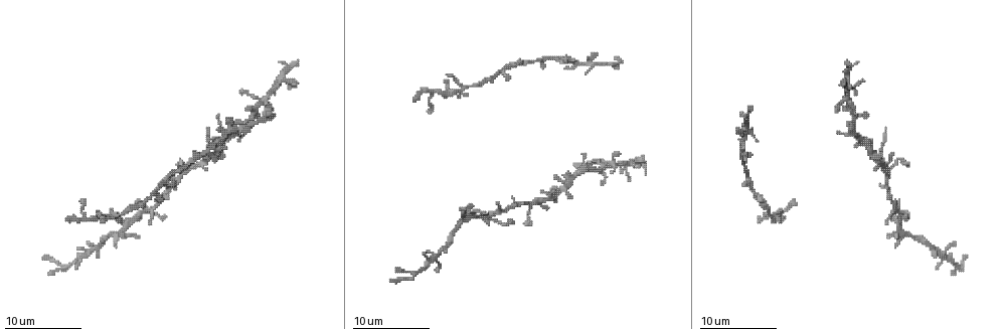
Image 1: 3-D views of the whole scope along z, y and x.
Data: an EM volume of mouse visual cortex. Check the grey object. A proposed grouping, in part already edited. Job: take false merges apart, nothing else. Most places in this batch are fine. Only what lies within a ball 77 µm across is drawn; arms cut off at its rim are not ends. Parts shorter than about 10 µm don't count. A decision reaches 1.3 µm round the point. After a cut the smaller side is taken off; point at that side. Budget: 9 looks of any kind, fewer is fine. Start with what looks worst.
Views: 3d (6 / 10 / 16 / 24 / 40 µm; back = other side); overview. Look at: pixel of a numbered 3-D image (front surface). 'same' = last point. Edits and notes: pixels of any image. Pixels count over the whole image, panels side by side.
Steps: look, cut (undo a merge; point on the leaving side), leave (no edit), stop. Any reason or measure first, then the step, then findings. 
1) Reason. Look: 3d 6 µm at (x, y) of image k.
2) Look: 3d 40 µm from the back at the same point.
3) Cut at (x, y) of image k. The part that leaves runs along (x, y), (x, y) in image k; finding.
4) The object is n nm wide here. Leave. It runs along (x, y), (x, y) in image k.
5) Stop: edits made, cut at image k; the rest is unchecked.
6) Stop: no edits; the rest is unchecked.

Look: 3d 16 µm at (464, 86) of image 1.

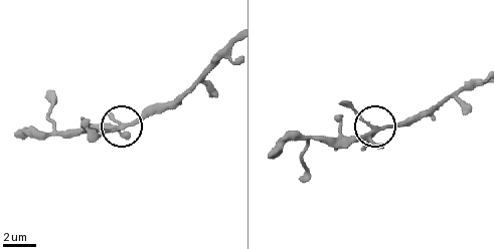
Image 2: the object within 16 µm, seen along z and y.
The object is 250 nm wide here. Leave. One cell here.

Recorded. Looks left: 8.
Thick turns thin. Look: 3d 10 µm at (753, 188) of image 1.

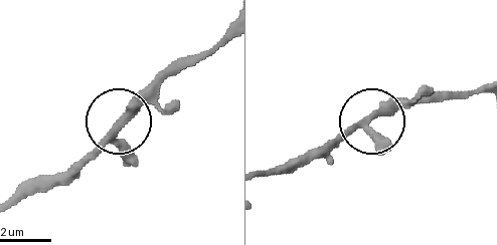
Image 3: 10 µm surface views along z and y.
The object is 250 nm wide here. Leave. Continuous, no second cell.

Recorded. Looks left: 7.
Thin neck. Look: 3d 10 µm at (534, 60) of image 1.

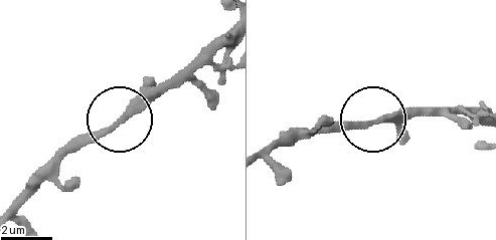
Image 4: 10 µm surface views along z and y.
Look: 3d 6 µm at (373, 121) of image 4.

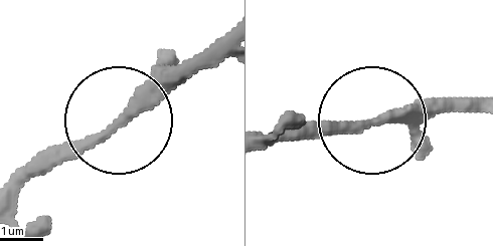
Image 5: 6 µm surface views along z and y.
The object is 240 nm wide here. Leave. All the same cell.

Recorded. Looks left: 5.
A fork. Look: 3d 10 µm at (582, 172) of image 1.

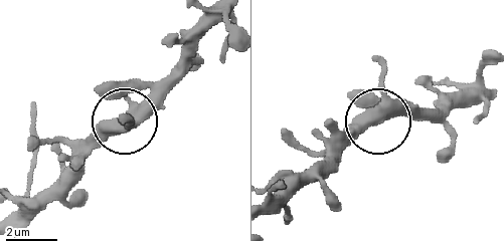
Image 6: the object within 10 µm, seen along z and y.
From behind. Look: 3d 10 µm from the back at the same point.

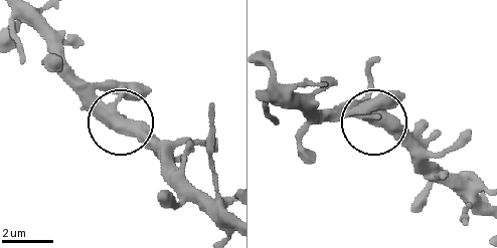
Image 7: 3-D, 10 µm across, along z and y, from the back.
The side arm is 13 µm long. Leave. It runs along (364, 62), (368, 120), (308, 118) in image 7; all the same cell.

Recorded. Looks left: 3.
Stop: no edits; the rest is unchecked.

